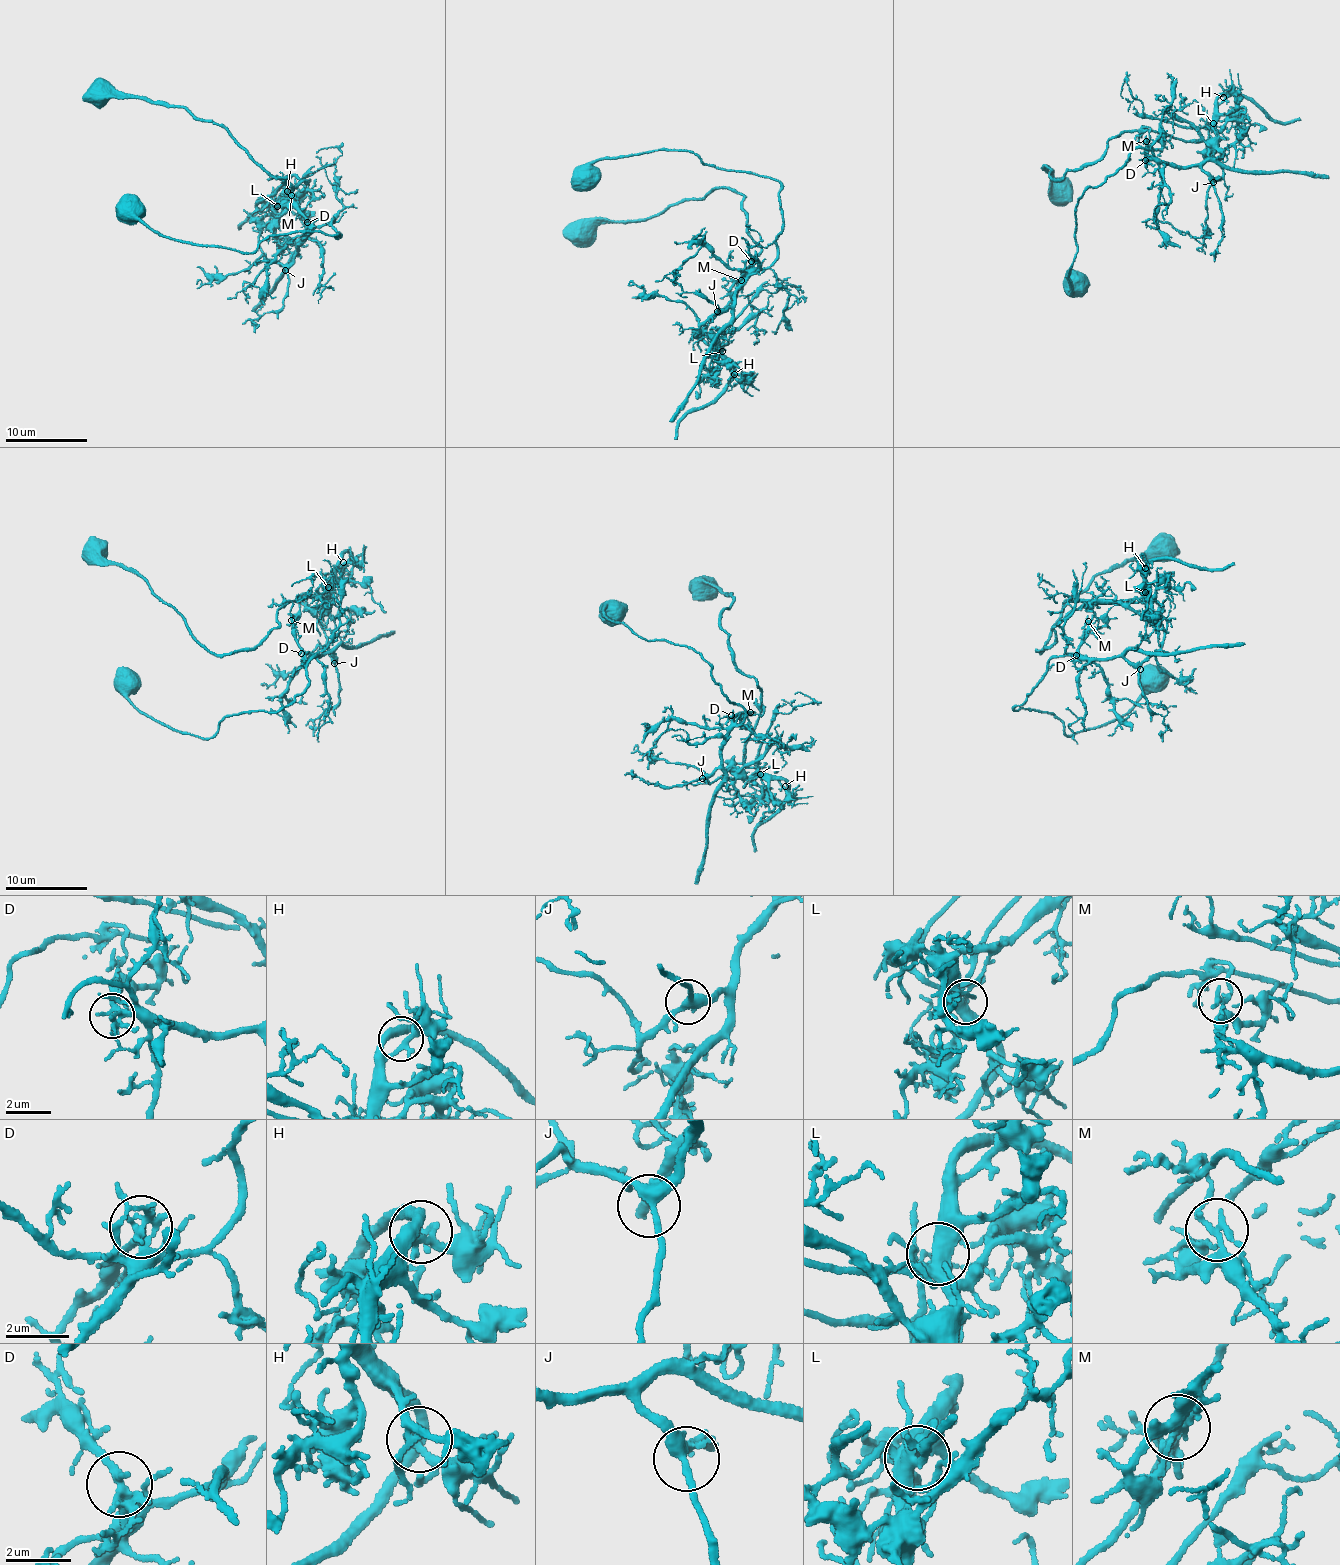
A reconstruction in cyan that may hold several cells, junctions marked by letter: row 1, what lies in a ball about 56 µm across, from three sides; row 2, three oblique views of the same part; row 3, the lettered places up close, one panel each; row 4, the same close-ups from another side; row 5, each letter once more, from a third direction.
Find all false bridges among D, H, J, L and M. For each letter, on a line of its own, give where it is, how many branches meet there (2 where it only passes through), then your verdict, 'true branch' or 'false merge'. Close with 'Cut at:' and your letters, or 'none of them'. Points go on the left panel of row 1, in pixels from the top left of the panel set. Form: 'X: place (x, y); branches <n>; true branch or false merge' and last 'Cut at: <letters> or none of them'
D: place (307, 222); branches 3; true branch
H: place (287, 191); branches 3; true branch
J: place (285, 270); branches 3; true branch
L: place (277, 206); branches 6; true branch
M: place (291, 195); branches 3; false merge
Cut at: M

